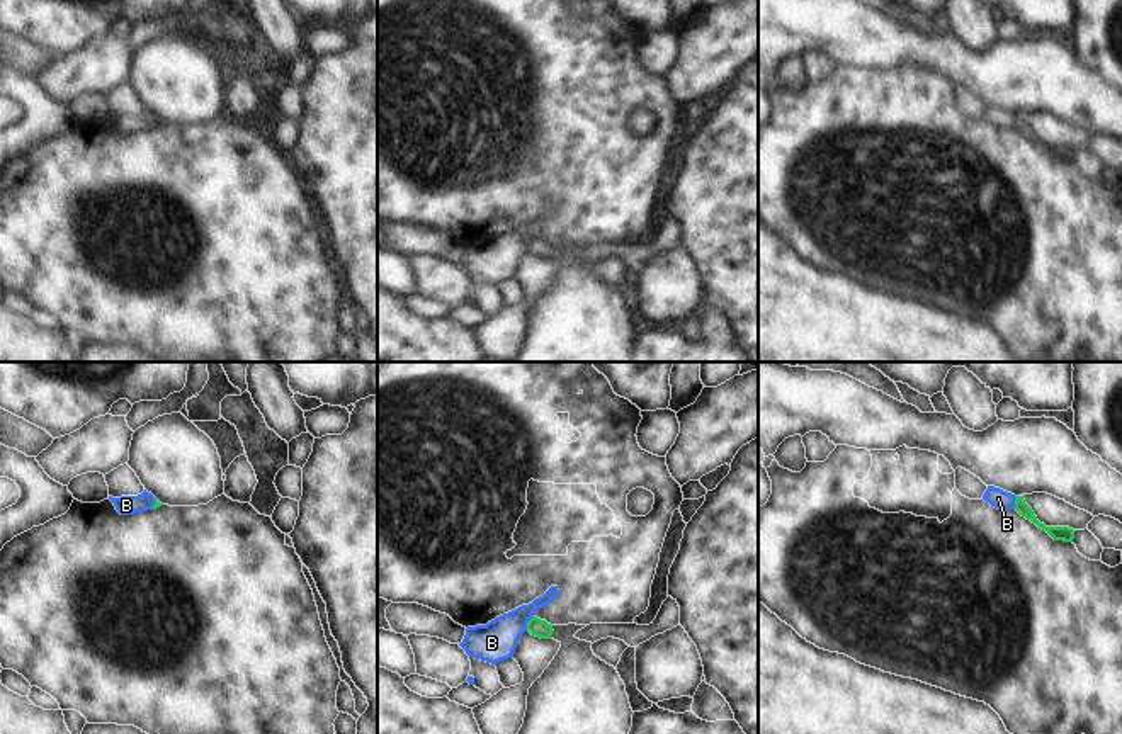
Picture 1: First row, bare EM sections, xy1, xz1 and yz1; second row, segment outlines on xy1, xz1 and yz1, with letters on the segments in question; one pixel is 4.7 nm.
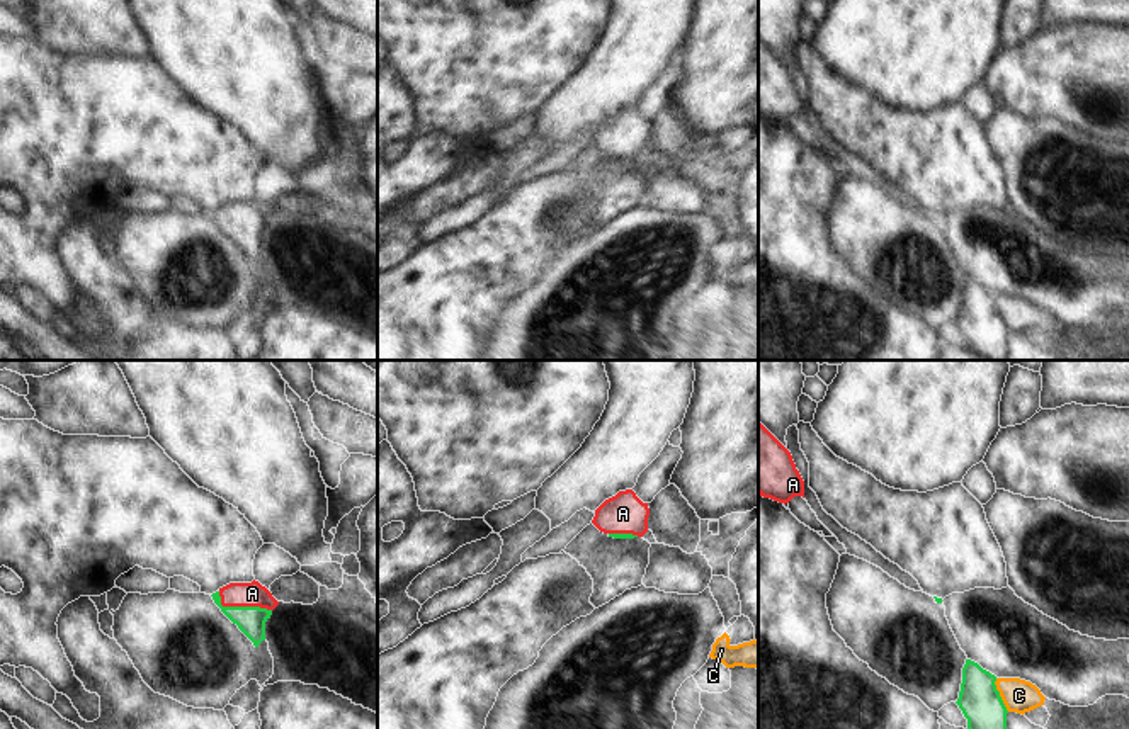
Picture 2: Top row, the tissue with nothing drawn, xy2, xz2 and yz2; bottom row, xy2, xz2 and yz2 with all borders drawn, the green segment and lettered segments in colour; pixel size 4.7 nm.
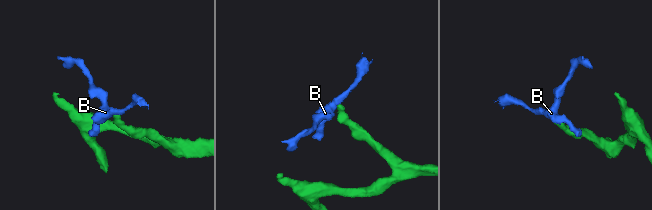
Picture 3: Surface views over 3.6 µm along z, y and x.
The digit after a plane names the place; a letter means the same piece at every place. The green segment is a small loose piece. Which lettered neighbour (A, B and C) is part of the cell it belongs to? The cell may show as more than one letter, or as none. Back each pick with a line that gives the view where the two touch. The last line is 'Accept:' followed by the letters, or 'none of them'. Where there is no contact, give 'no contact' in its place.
A: meets green in xy2
Accept: A

